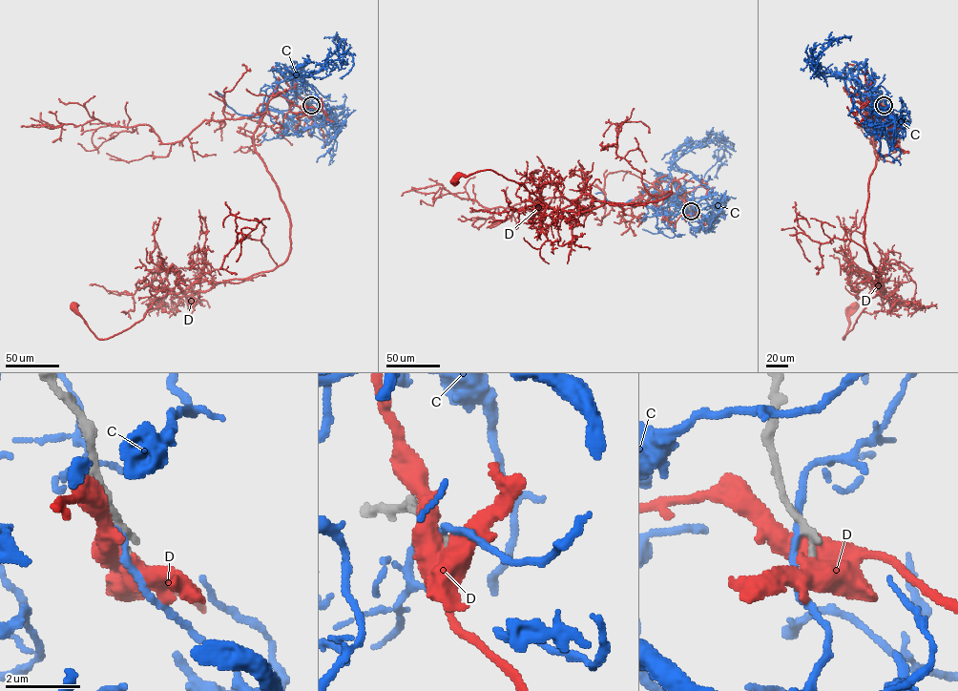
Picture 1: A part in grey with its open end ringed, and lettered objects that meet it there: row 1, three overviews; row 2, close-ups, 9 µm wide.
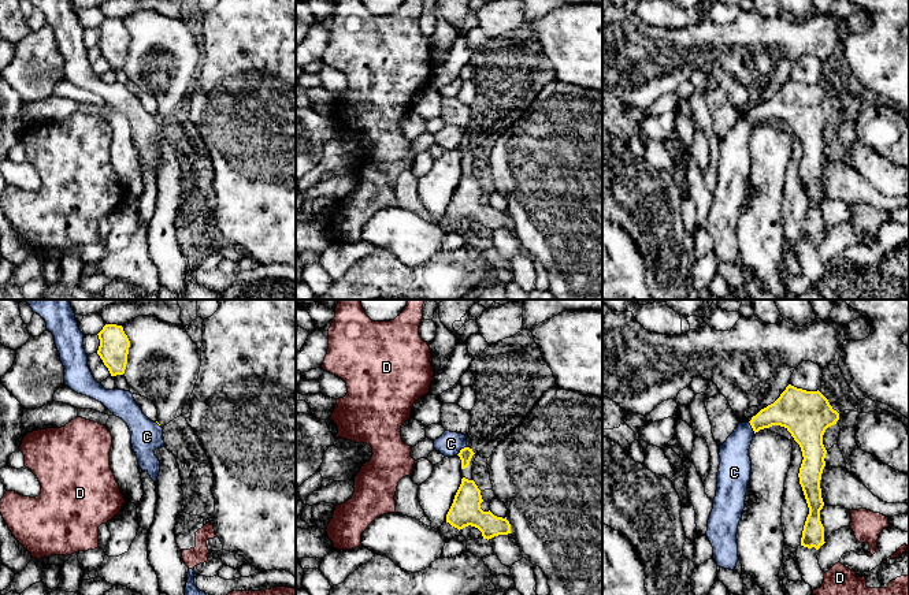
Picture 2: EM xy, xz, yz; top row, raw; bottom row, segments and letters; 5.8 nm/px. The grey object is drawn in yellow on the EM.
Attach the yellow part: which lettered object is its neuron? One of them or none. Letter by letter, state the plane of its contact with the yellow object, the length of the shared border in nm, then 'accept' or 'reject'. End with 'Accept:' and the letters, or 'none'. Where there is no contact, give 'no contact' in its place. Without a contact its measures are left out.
C: xz | 80 nm | reject
D: no contact | reject
Accept: none

